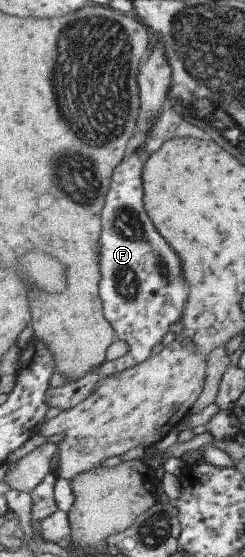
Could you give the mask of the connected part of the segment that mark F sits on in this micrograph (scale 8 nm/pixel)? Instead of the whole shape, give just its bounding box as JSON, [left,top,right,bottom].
[47,147,191,412]

